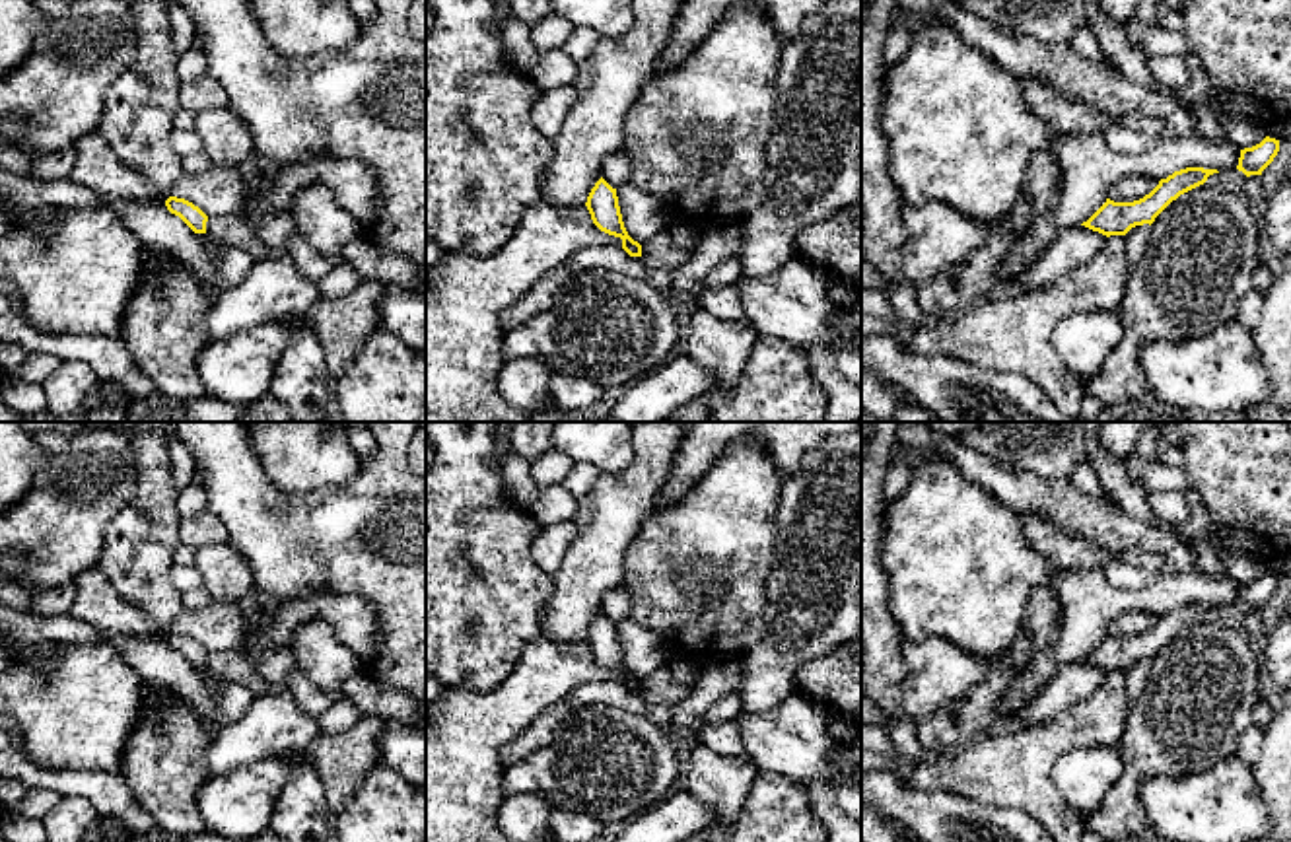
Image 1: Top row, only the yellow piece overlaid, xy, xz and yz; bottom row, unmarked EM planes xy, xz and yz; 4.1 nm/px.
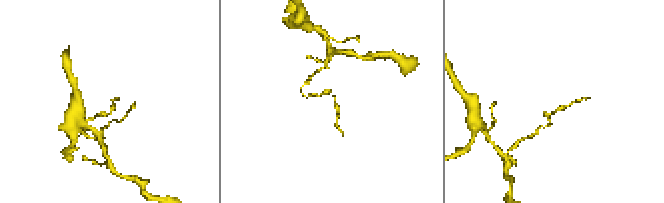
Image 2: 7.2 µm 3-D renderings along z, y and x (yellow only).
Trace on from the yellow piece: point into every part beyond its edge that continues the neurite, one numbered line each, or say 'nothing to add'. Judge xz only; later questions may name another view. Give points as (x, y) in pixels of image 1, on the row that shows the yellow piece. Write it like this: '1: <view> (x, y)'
nothing to add

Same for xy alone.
nothing to add

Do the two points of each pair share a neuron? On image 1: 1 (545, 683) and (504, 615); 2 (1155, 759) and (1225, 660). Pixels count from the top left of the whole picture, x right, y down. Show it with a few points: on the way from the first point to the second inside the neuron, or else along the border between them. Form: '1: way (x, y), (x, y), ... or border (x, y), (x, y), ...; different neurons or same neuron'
1: border (541, 634), (523, 650), (516, 667), (496, 685); different neurons
2: way (1169, 734), (1194, 708), (1202, 685); same neuron

